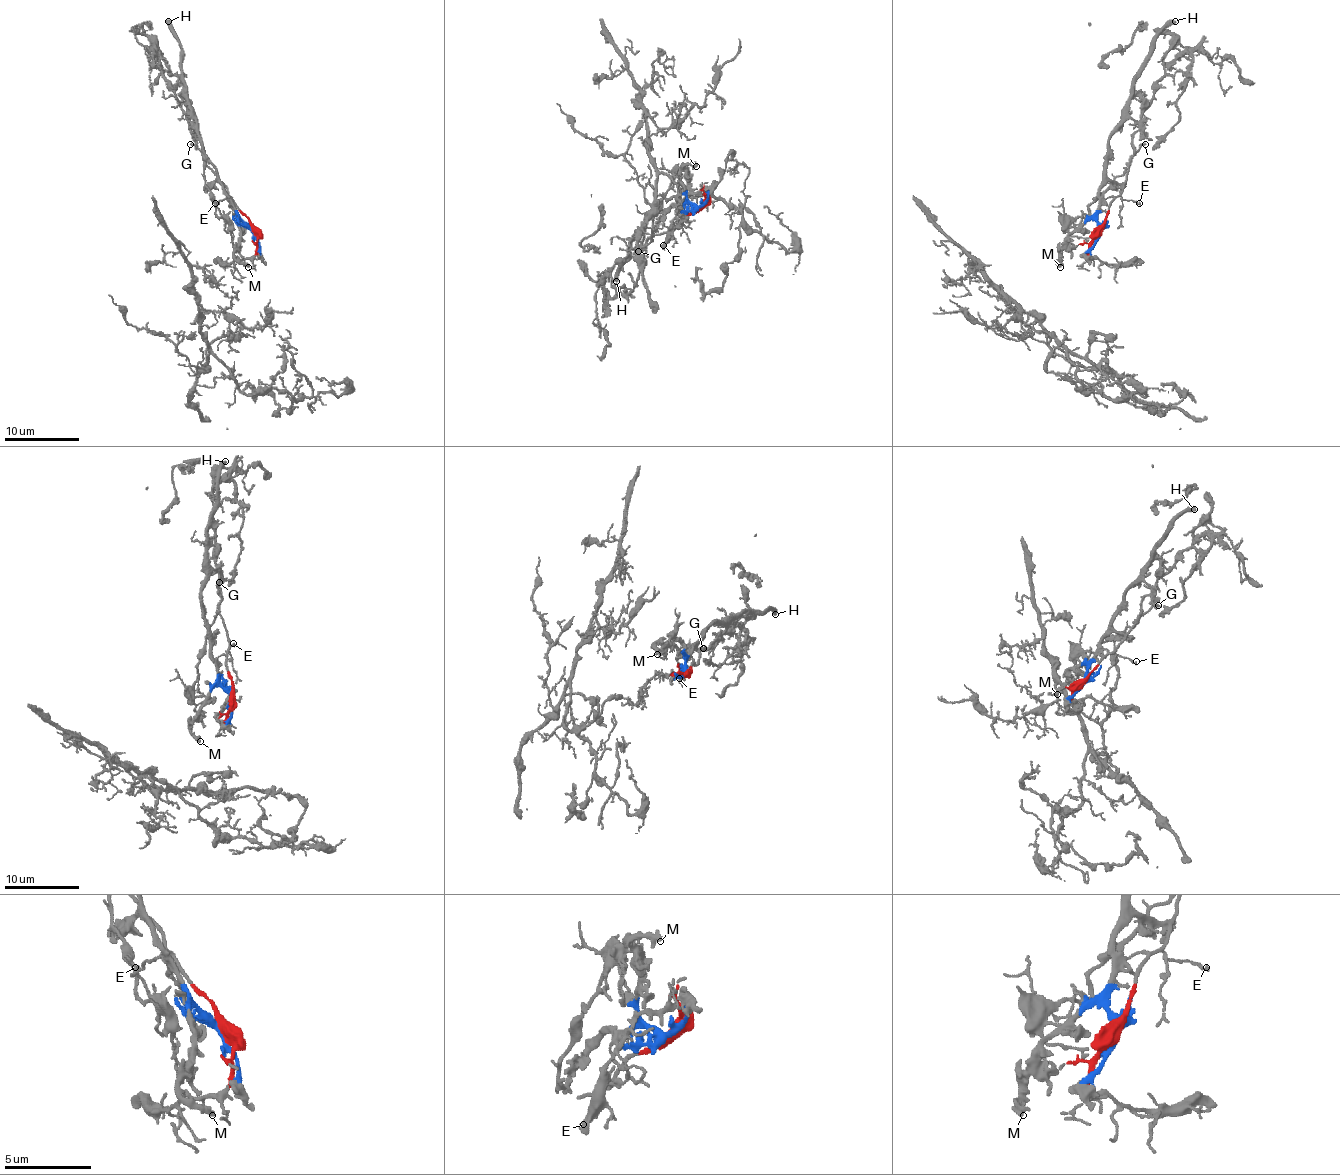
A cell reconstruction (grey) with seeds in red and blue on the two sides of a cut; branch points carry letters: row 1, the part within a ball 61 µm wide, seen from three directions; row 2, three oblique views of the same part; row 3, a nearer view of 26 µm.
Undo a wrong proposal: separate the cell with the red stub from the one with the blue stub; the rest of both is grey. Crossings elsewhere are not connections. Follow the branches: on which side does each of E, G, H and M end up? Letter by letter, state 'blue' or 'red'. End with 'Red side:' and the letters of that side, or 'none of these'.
E: red
G: red
H: blue
M: blue
Red side: E, G

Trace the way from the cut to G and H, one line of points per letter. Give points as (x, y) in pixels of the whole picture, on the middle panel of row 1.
G: (700, 206), (685, 215), (672, 230), (653, 236), (638, 251)
H: (700, 206), (674, 204), (651, 213), (631, 238), (629, 255), (618, 272), (616, 281)

